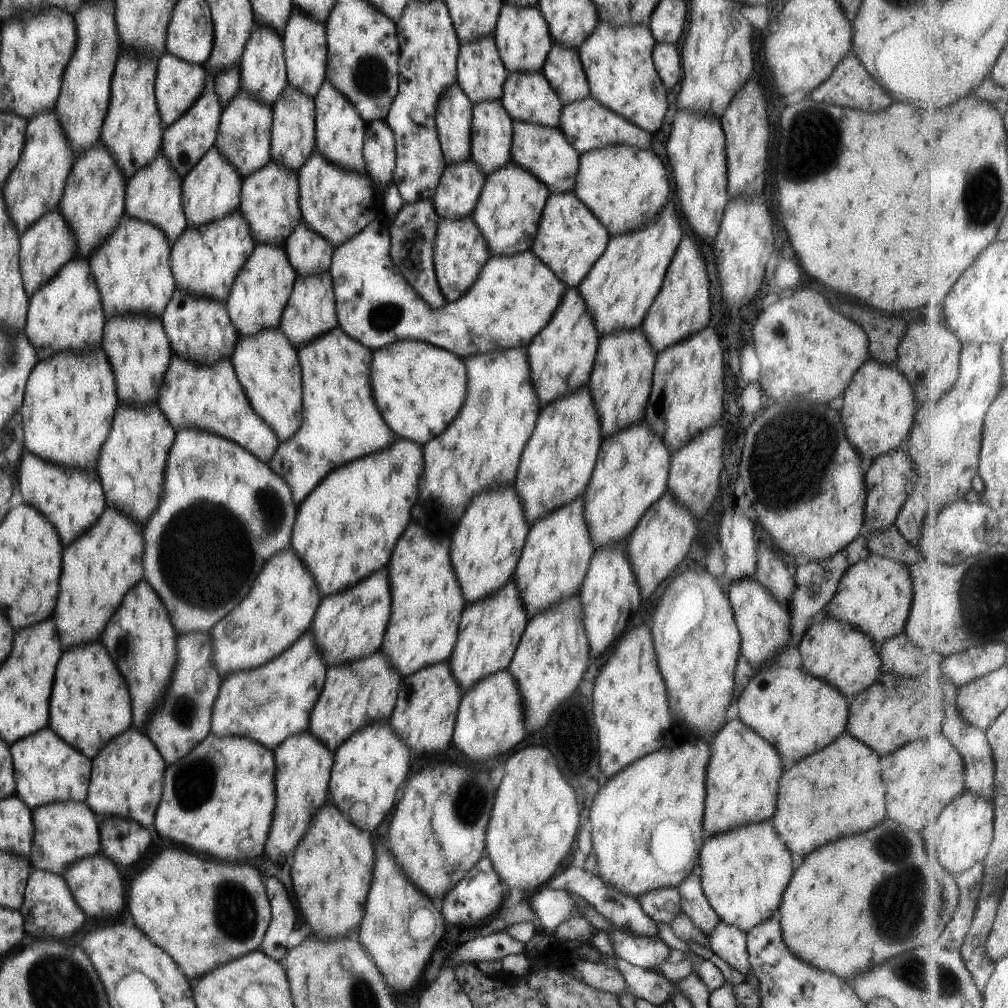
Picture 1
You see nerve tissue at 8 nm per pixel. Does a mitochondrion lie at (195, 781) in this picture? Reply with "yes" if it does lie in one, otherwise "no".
yes

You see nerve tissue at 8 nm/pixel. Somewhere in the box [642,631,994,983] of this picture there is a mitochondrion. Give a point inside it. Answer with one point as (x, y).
(896, 915)

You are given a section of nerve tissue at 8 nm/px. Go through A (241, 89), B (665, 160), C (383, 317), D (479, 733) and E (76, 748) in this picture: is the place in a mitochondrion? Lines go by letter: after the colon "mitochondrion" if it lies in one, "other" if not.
A: other
B: other
C: mitochondrion
D: other
E: other

